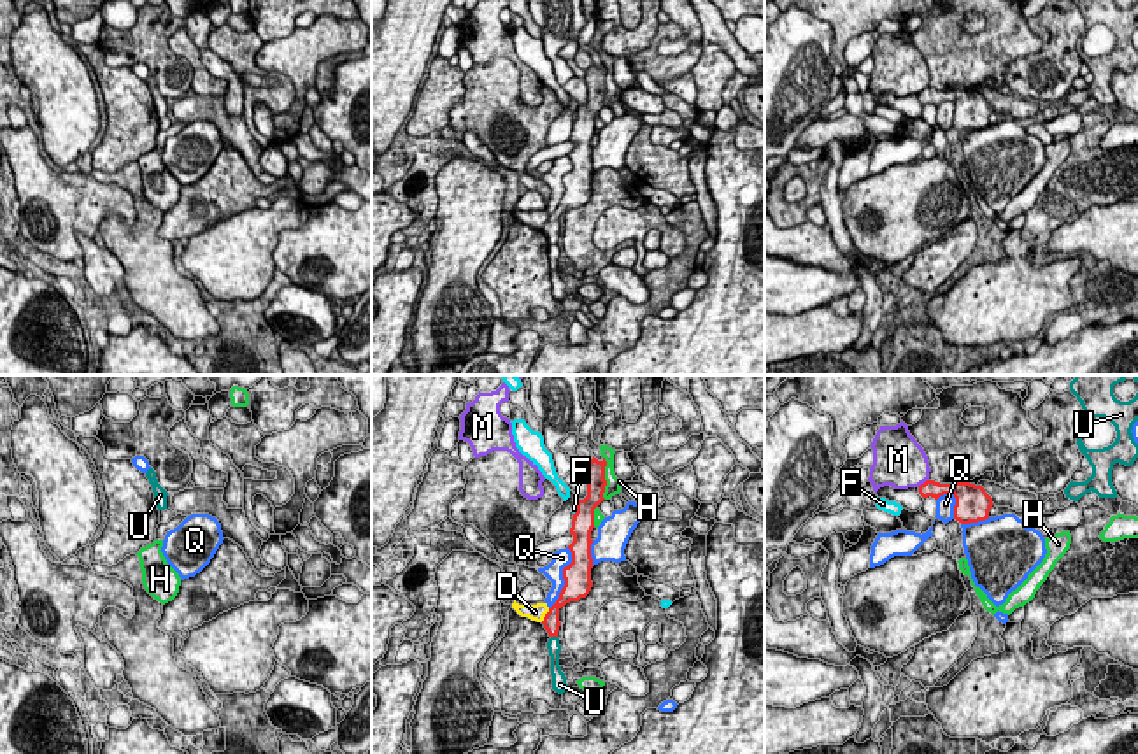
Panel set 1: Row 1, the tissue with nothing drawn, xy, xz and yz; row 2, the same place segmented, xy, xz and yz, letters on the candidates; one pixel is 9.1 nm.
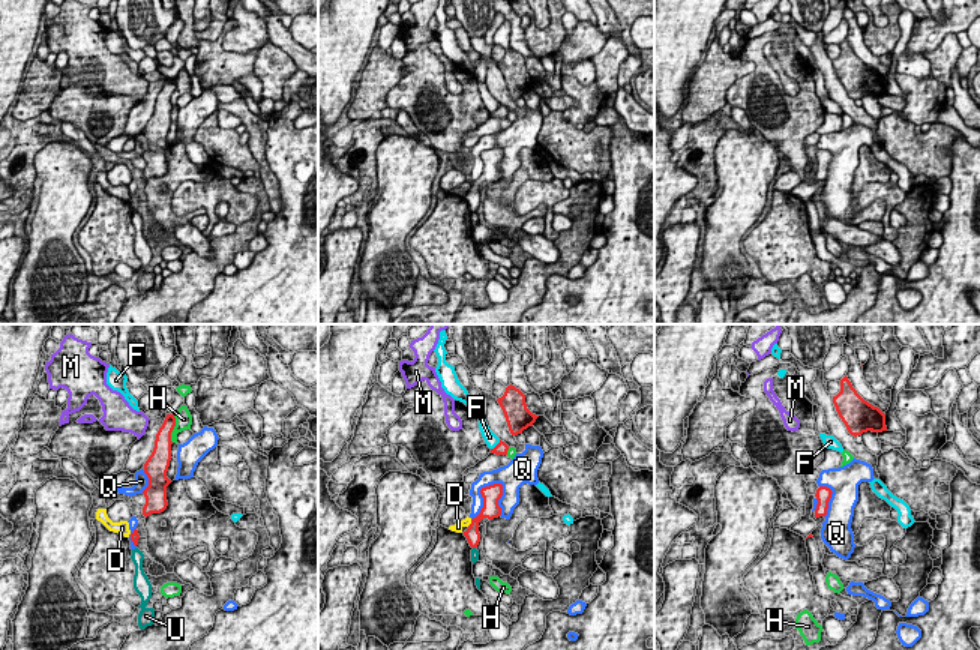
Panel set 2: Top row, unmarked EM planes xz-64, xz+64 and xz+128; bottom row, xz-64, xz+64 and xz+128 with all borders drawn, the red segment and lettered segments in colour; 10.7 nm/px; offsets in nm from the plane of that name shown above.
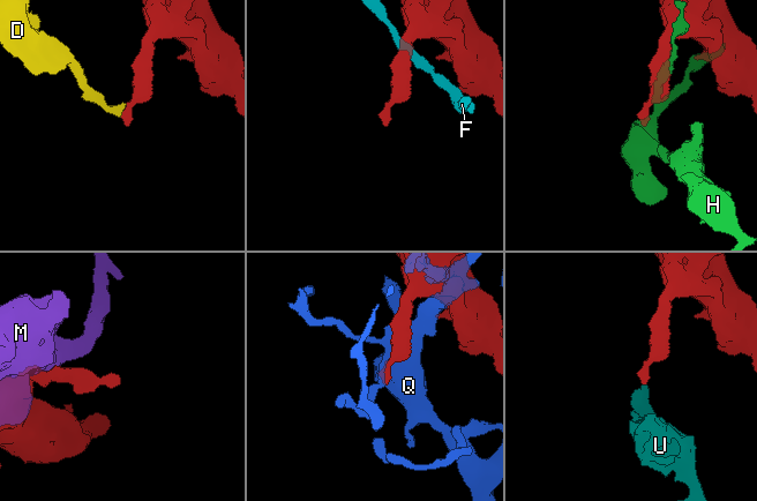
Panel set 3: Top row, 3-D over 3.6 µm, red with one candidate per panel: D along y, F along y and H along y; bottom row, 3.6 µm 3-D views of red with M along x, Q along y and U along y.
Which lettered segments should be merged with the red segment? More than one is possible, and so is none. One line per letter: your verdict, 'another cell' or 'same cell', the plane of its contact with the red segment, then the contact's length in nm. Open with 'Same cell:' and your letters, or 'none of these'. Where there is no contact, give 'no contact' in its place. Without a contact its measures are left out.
Same cell: none of these
D: another cell; contact in xz; length 150 nm
F: another cell; contact in xz; length 120 nm
H: another cell; contact in xz; length 400 nm
M: another cell; contact in yz; length 130 nm
Q: another cell; contact in xz; length 600 nm
U: another cell; contact in xz; length 70 nm

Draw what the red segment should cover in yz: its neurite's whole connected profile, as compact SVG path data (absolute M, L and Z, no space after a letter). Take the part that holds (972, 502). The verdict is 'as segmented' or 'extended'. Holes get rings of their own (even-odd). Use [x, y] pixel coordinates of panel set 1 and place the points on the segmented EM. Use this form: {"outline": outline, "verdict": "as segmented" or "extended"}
{"outline": "M926 480L919 486L919 494L922 498L931 496L935 500L943 494L952 494L956 498L954 519L961 524L989 519L989 510L994 505L992 498L982 486L975 486L970 482L940 484L935 480Z", "verdict": "as segmented"}

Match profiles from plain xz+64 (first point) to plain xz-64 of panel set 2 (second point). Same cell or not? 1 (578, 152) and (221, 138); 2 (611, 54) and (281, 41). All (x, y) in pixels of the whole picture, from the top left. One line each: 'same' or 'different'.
1: same
2: different

